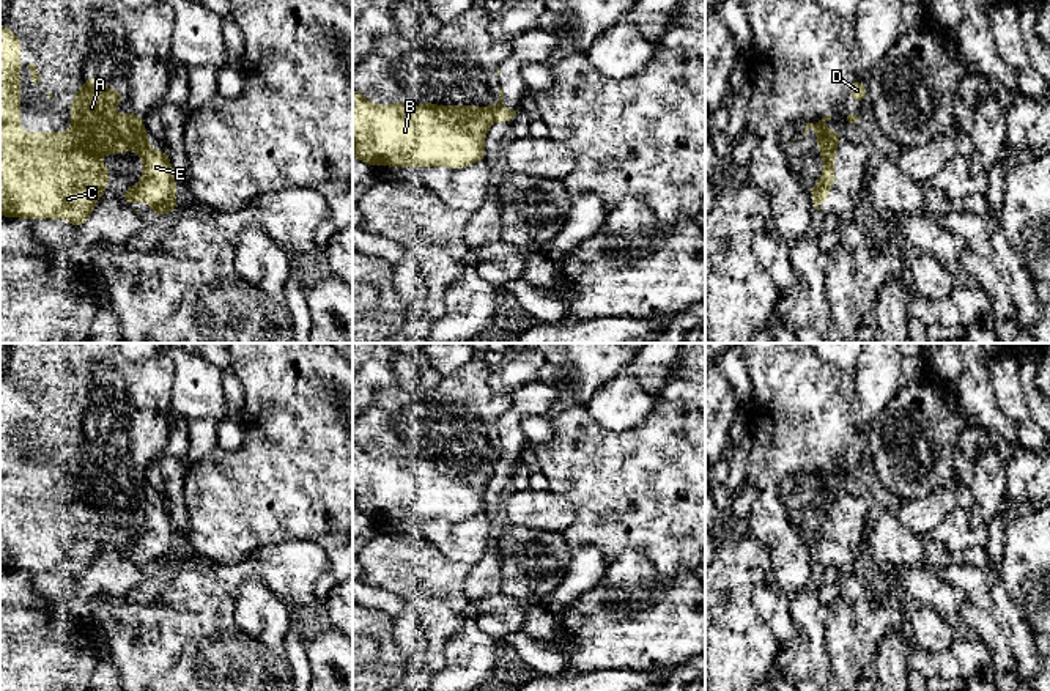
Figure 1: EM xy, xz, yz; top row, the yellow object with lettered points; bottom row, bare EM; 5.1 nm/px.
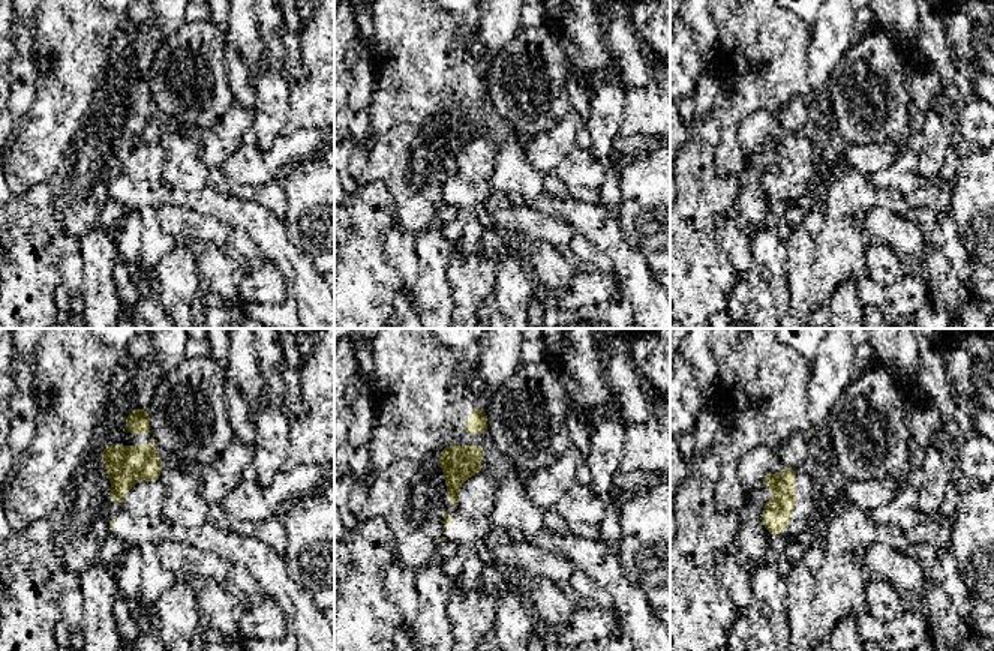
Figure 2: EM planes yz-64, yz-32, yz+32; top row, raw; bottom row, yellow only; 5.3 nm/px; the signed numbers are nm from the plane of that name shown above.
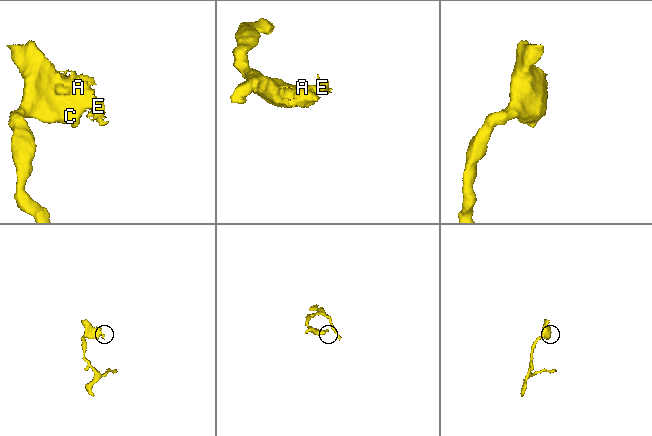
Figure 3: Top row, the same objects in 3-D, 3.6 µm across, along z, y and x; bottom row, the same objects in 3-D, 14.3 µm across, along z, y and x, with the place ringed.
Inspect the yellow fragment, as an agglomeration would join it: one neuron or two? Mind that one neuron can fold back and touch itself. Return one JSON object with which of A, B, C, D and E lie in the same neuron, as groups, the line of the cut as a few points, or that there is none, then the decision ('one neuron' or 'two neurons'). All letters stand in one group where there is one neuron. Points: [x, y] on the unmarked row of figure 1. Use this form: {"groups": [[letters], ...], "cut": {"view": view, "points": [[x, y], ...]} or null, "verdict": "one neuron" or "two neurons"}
{"groups": [["A", "B", "C", "D"], ["E"]], "cut": {"view": "yz", "points": [[841, 487], [835, 487], [825, 499], [819, 498]]}, "verdict": "two neurons"}

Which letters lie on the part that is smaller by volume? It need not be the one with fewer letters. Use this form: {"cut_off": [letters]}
{"cut_off": ["E"]}

